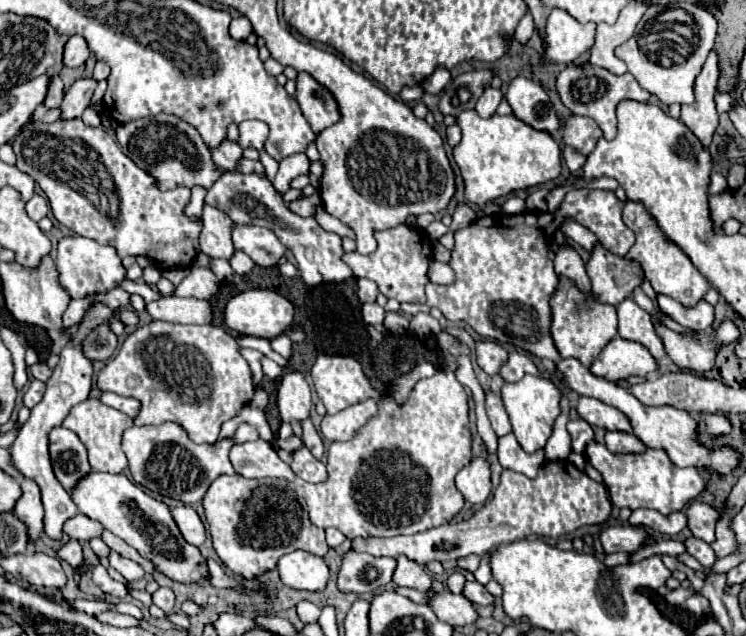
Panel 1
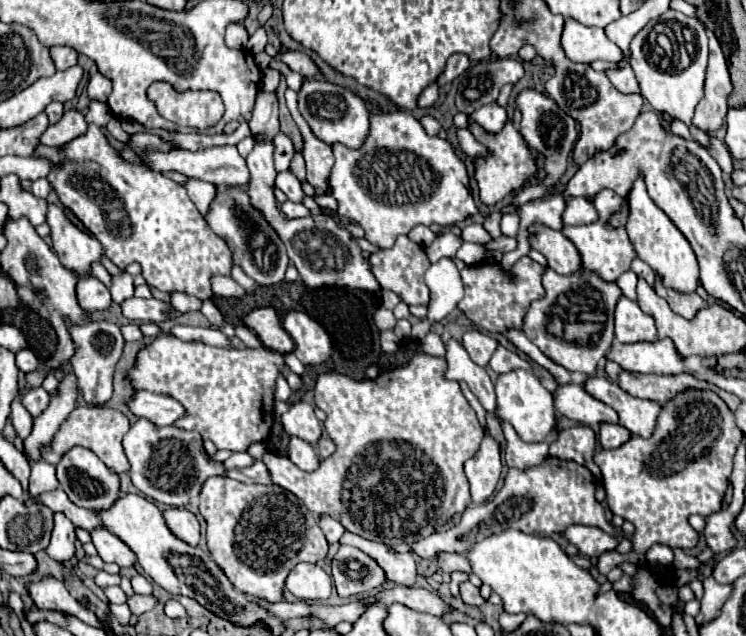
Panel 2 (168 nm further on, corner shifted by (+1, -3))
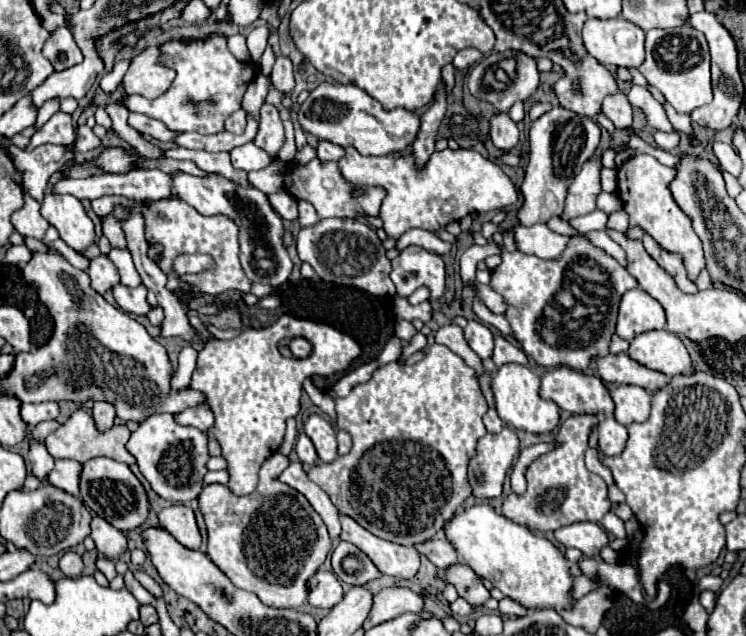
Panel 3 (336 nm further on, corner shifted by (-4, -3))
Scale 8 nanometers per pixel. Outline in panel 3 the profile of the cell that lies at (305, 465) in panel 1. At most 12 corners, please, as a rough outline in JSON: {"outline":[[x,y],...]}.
{"outline":[[301,431],[295,451],[305,465],[317,461],[311,439]]}

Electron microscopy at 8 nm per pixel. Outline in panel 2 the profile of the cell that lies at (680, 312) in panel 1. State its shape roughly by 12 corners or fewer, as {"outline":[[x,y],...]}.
{"outline":[[656,277],[656,291],[668,301],[674,313],[684,319],[692,317],[704,307],[696,293],[678,295],[662,287]]}

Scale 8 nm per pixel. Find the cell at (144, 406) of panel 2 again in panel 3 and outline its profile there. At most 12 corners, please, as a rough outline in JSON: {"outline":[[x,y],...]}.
{"outline":[[187,409],[175,415],[179,423],[193,425],[203,433],[215,423],[211,409]]}

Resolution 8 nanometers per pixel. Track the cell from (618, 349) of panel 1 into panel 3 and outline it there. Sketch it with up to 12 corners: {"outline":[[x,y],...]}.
{"outline":[[665,329],[637,335],[631,359],[667,377],[691,375],[681,339]]}

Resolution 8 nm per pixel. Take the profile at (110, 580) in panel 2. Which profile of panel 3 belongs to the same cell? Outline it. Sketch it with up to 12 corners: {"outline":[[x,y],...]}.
{"outline":[[107,557],[97,559],[97,569],[111,581],[117,571]]}

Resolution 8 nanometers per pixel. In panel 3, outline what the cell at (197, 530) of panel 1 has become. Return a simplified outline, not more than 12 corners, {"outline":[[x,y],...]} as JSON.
{"outline":[[169,505],[159,525],[187,549],[201,547],[195,513]]}

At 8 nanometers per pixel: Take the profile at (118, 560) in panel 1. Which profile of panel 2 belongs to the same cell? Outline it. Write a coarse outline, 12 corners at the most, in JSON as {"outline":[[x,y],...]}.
{"outline":[[108,529],[92,531],[92,543],[104,563],[122,569],[136,565],[136,555]]}

